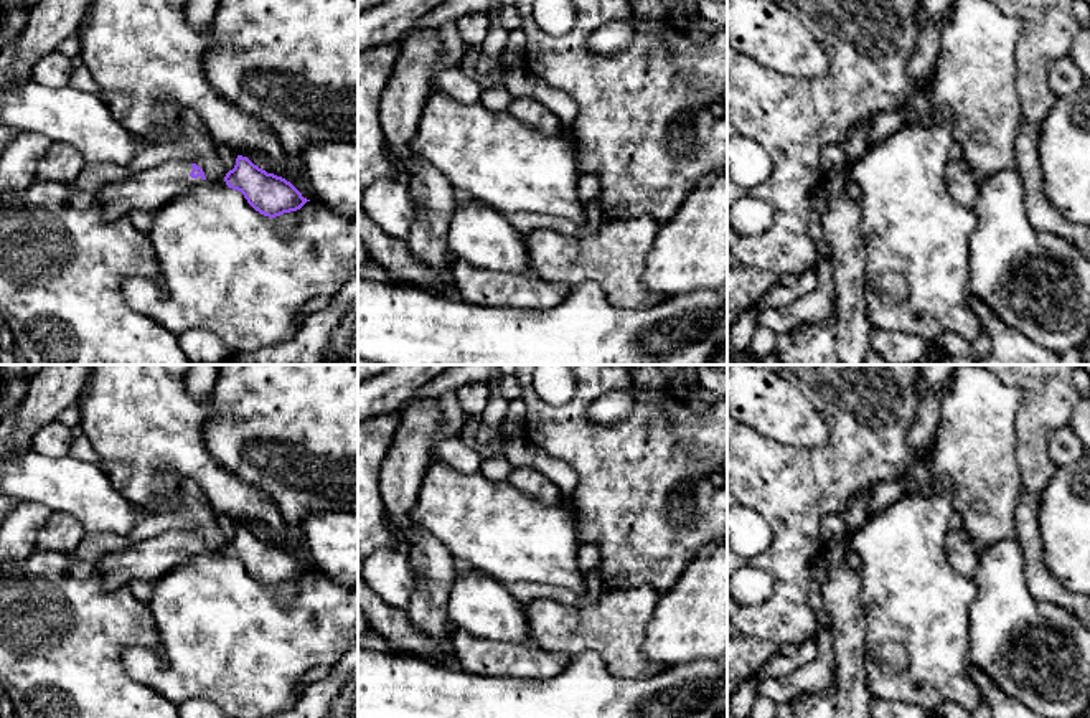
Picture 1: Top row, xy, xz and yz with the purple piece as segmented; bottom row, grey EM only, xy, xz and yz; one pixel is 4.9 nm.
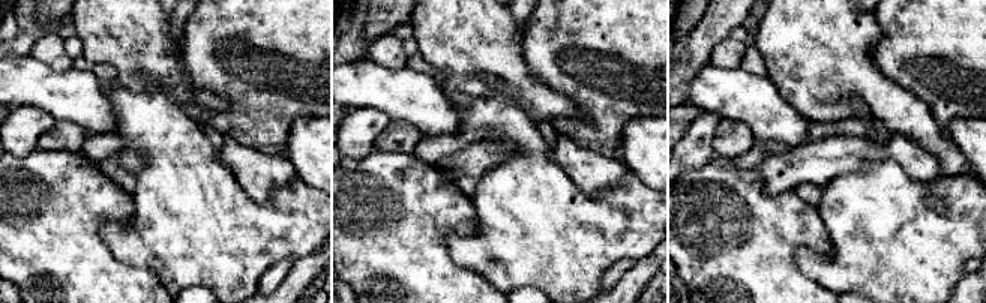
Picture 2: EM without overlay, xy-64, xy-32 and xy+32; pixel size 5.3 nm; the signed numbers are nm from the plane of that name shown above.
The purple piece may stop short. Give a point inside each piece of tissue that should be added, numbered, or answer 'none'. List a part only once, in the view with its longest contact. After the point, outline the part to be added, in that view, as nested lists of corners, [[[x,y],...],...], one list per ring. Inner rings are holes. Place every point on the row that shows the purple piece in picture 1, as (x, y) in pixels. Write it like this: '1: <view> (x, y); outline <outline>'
1: xy (150, 188); outline [[[171,158],[120,182],[107,183],[94,195],[107,220],[129,216],[134,210],[155,213],[160,206],[204,183],[201,177],[191,178],[191,170],[190,160]]]

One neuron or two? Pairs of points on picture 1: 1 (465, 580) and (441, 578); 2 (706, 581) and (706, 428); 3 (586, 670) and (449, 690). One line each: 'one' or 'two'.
1: two
2: two
3: one

